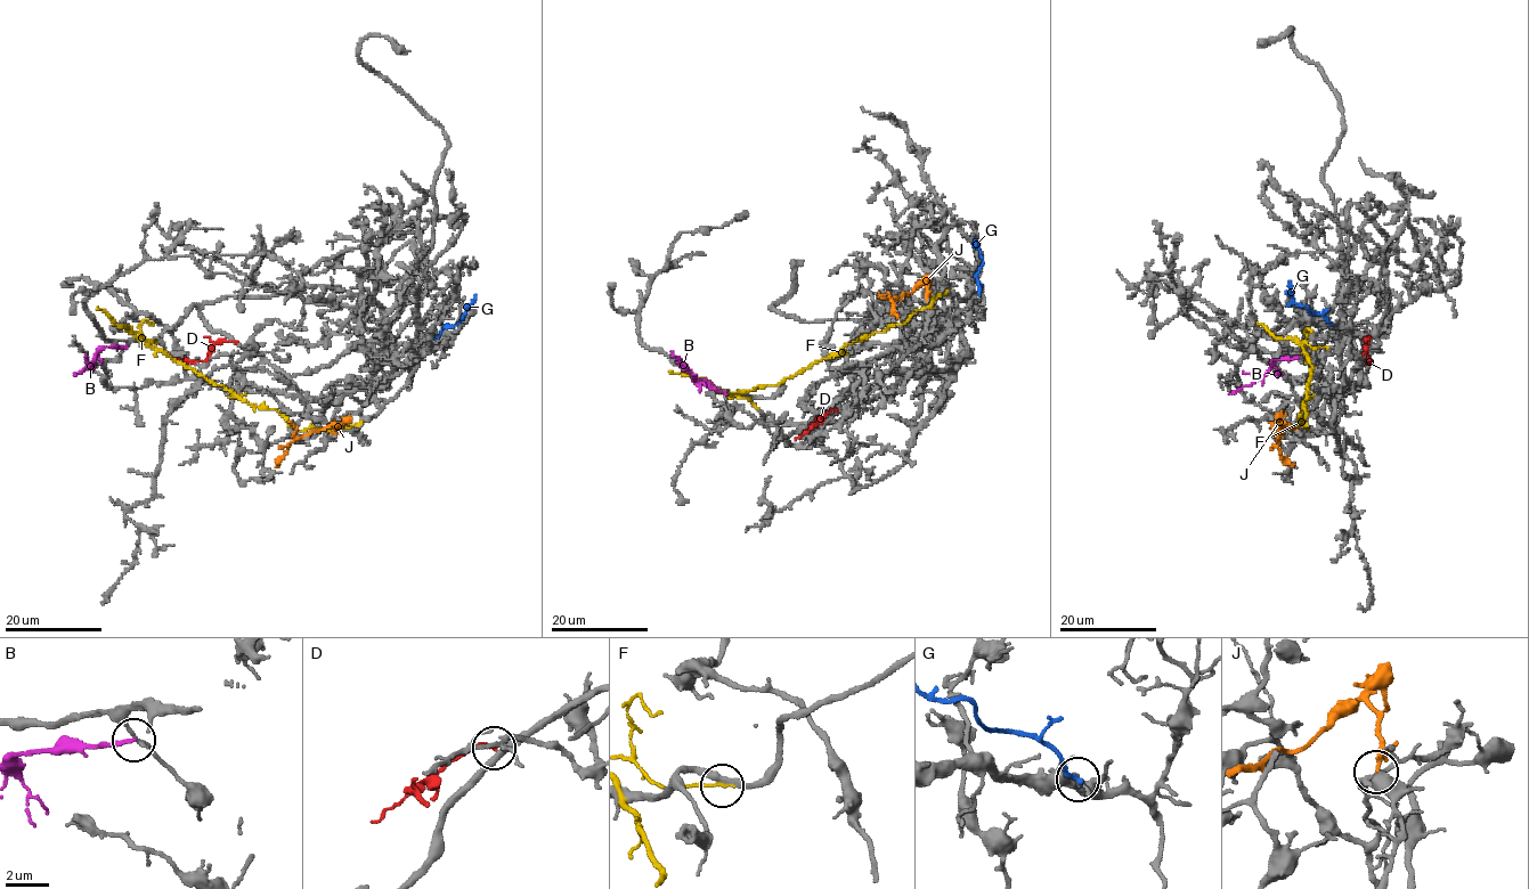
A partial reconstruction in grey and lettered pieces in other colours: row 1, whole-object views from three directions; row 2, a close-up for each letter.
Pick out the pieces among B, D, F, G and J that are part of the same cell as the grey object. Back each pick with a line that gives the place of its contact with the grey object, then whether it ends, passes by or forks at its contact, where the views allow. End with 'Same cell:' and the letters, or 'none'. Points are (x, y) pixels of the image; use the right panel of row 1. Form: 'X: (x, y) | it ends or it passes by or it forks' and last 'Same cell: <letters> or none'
Same cell: none

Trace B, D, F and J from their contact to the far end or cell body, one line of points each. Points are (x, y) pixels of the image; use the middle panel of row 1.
B: (725, 394), (704, 380), (693, 381), (672, 350)
D: (835, 409), (830, 409), (819, 418), (820, 423), (812, 424), (794, 440)
F: (756, 407), (749, 400), (724, 392), (775, 386), (847, 344), (909, 321), (946, 290)
J: (926, 299), (922, 284), (894, 296), (893, 313), (896, 319)

